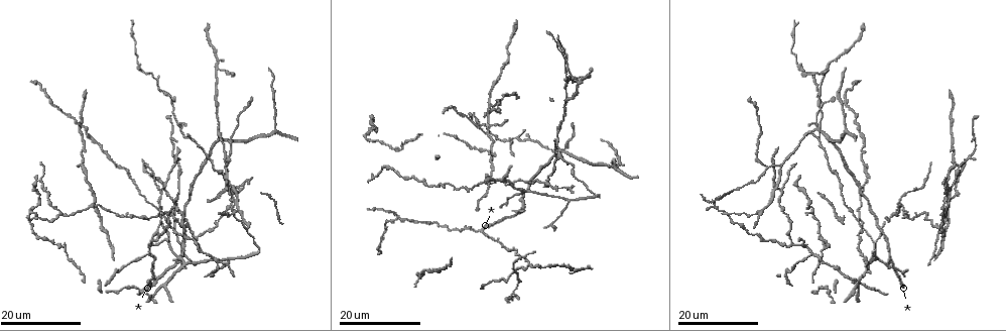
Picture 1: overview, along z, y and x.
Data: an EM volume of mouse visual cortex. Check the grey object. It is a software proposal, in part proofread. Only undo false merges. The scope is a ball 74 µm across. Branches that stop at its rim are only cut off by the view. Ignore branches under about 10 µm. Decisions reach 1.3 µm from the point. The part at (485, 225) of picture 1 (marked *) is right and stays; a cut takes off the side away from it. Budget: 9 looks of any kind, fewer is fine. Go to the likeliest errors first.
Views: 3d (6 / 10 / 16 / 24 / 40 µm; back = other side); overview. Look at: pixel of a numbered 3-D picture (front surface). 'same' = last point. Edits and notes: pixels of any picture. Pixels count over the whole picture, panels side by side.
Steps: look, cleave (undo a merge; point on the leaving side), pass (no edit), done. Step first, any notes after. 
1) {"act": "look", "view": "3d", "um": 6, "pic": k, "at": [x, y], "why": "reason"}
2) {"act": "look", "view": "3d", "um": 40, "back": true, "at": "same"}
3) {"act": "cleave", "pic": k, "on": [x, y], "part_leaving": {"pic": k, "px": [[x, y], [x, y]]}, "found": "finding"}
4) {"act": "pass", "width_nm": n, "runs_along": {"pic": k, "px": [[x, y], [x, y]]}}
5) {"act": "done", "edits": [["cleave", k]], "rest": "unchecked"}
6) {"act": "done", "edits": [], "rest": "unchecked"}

{"act": "look", "view": "3d", "um": 24, "pic": 1, "at": [491, 126], "why": "three arms meet"}

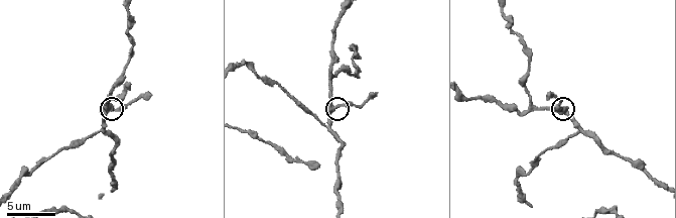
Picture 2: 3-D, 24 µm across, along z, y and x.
{"act": "look", "view": "3d", "um": 6, "pic": 2, "at": [334, 105], "why": "closer look"}

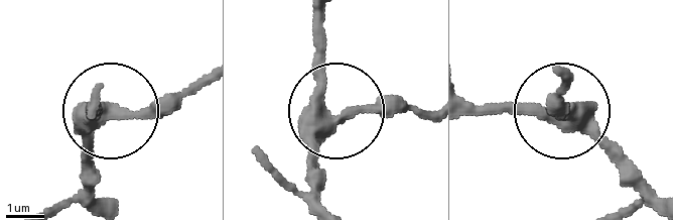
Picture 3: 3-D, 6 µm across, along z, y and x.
{"act": "look", "view": "3d", "um": 6, "back": true, "pic": 3, "at": [338, 116]}

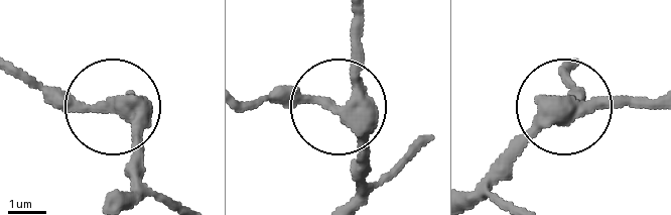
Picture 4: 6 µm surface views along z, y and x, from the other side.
{"act": "pass", "width_nm": 320, "runs_along": {"pic": 4, "px": [[352, 196], [355, 141], [336, 112], [306, 100], [252, 100]]}, "found": "continuous, no second cell"}

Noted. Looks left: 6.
{"act": "look", "view": "3d", "um": 16, "pic": 1, "at": [949, 202], "why": "two arms in line, one across"}

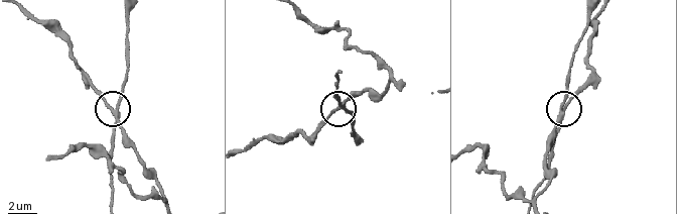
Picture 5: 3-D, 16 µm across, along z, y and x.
{"act": "look", "view": "3d", "um": 10, "pic": 5, "at": [562, 110]}

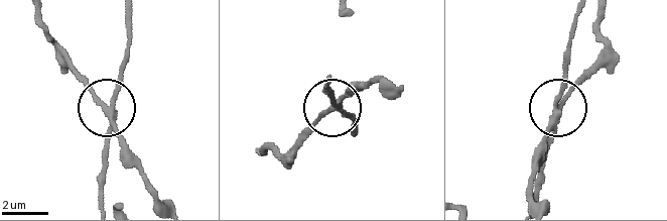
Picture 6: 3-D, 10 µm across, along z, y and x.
{"act": "cleave", "pic": 6, "on": [119, 81], "part_leaving": {"pic": 6, "px": [[112, 119], [101, 204]]}, "found": "a second cell is stuck on"}

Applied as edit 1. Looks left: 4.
{"act": "look", "view": "overview"}

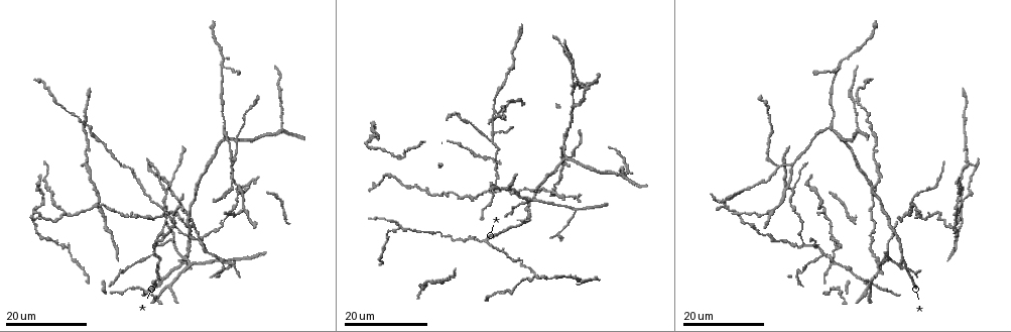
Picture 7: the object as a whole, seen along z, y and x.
{"act": "look", "view": "3d", "um": 16, "pic": 7, "at": [195, 226], "why": "arms part here"}

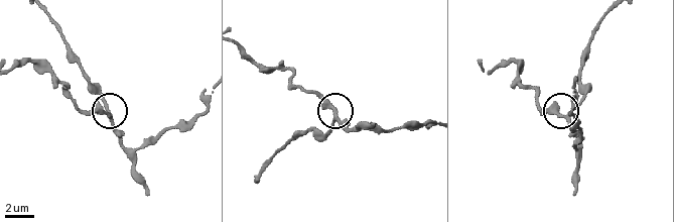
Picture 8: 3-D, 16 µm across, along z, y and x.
{"act": "look", "view": "3d", "um": 10, "pic": 8, "at": [334, 117], "why": "closer look"}

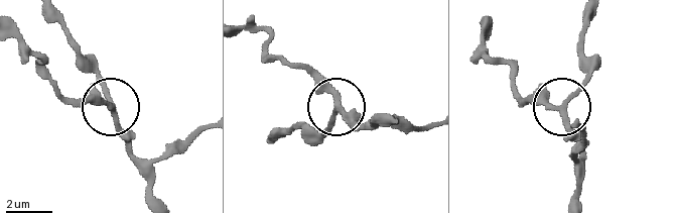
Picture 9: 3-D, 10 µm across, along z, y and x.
{"act": "pass", "width_nm": 220, "found": "all the same cell"}

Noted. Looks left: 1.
{"act": "done", "edits": [["cleave", 6]], "rest": "unchecked"}

